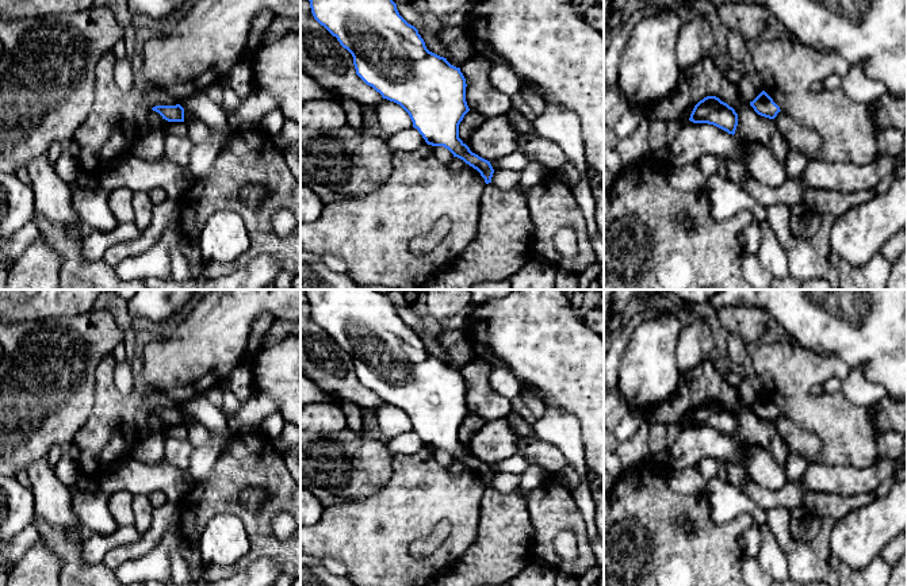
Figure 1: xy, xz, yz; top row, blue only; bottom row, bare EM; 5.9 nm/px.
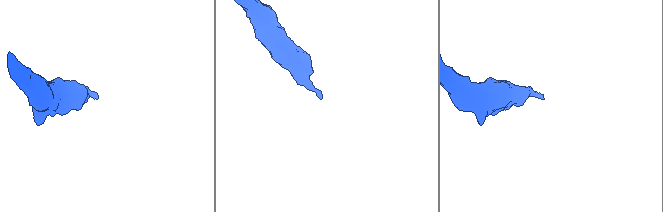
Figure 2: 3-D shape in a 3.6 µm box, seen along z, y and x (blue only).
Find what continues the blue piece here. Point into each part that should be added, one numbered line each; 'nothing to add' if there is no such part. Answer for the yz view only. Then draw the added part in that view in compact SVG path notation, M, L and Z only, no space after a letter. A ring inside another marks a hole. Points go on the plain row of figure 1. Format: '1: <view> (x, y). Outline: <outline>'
nothing to add

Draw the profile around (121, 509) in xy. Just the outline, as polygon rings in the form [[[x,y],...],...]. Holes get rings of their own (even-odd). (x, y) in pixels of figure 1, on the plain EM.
[[[126,490],[118,491],[111,498],[110,512],[118,528],[134,525],[134,513],[131,509],[133,499],[134,499],[134,495]]]

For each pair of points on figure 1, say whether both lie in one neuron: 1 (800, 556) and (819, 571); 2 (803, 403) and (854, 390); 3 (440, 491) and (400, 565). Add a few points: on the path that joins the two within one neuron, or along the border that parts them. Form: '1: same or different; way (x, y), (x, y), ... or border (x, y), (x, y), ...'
1: same; way (804, 560), (815, 569)
2: different; border (841, 390), (853, 403), (868, 408)
3: same; way (423, 509), (400, 532), (400, 547)

